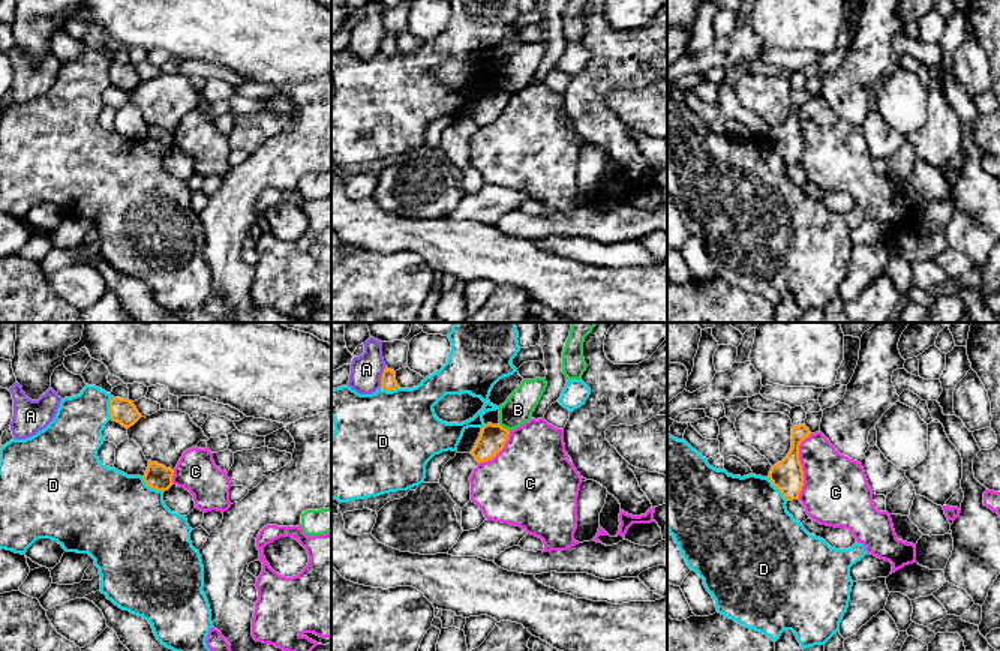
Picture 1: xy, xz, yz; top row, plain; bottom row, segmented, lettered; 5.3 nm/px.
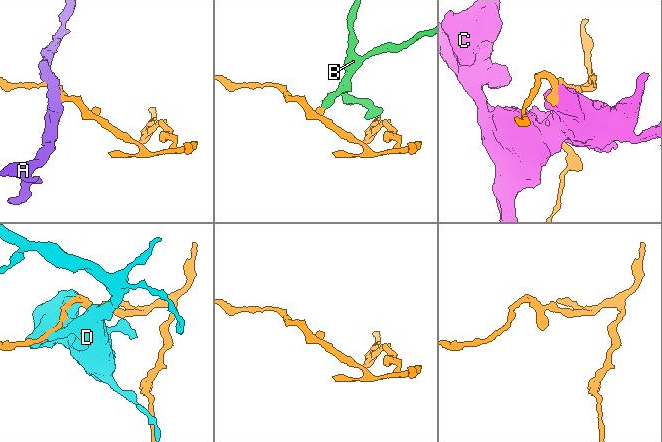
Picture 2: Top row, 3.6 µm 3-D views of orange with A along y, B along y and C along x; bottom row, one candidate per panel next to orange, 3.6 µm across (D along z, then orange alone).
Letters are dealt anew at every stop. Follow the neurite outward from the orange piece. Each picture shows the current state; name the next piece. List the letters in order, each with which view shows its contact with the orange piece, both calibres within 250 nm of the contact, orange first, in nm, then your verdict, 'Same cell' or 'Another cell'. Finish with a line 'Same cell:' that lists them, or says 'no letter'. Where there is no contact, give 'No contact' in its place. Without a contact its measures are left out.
A: Touches orange in xz. Thickness 90 nm (orange) against 170 nm. Another cell
B: Touches orange in xz. Thickness 150 nm (orange) against 160 nm. Another cell
C: Touches orange in yz. Thickness 170 nm (orange) against 360 nm. Another cell
D: Touches orange in xy. Thickness 140 nm (orange) against 480 nm. Another cell
Same cell: no letter

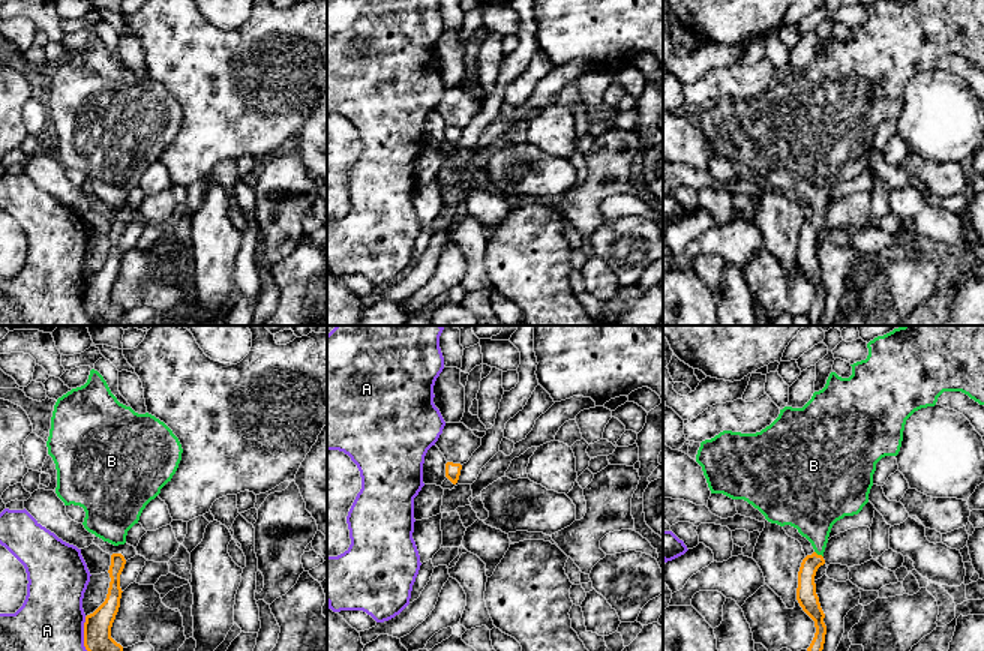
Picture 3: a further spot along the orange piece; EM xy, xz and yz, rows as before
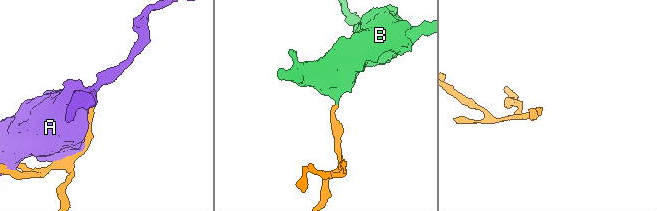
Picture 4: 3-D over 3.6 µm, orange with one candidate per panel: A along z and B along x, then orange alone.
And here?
A: Touches orange in xy. Thickness 160 nm (orange) against 460 nm. Another cell
B: Touches orange in yz. Thickness 110 nm (orange) against 260 nm. Same cell
Same cell: B

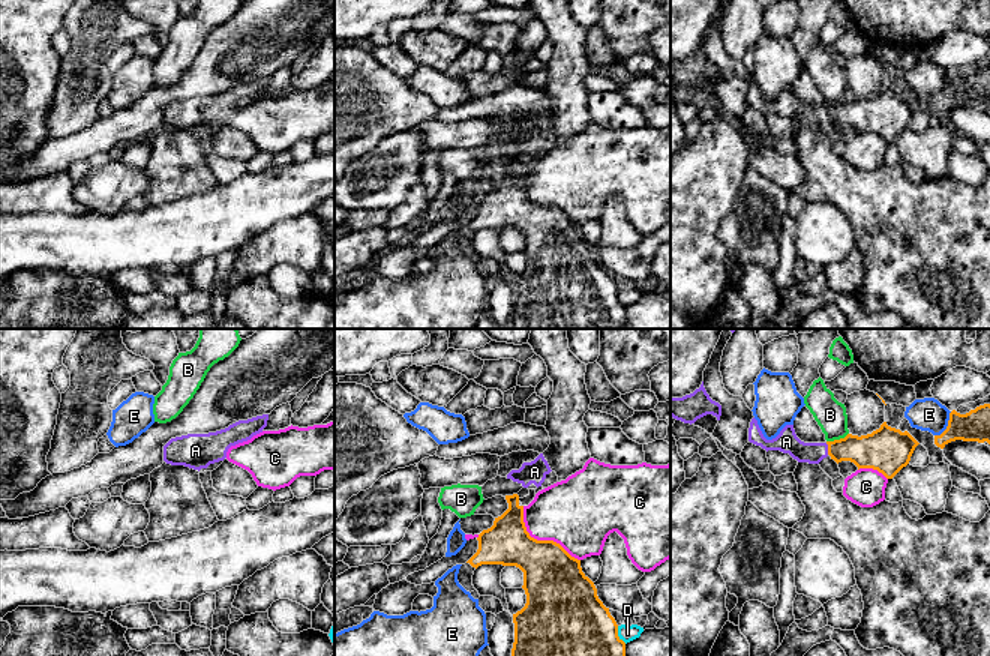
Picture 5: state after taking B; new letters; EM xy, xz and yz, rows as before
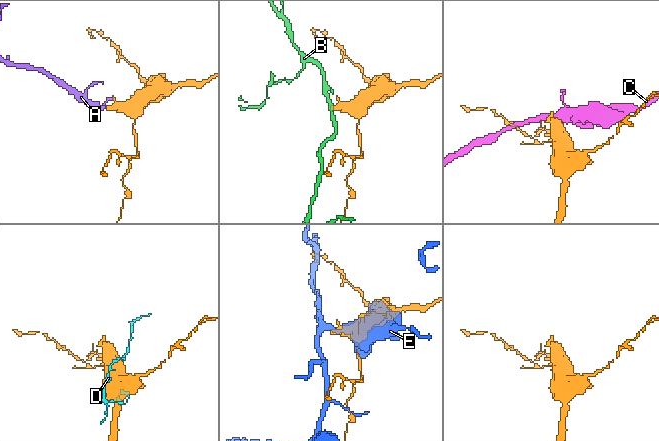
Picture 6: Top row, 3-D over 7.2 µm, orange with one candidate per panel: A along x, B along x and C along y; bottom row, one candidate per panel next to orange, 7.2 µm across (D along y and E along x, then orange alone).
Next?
A: Touches orange in yz. Thickness 190 nm (orange) against 120 nm. Same cell
B: Touches orange in yz. Thickness 220 nm (orange) against 160 nm. Another cell
C: Touches orange in xz. Thickness 320 nm (orange) against 380 nm. Another cell
D: Touches orange in xz. Thickness 500 nm (orange) against 90 nm. Another cell
E: Touches orange in yz. Thickness 160 nm (orange) against 180 nm. Another cell
Same cell: A

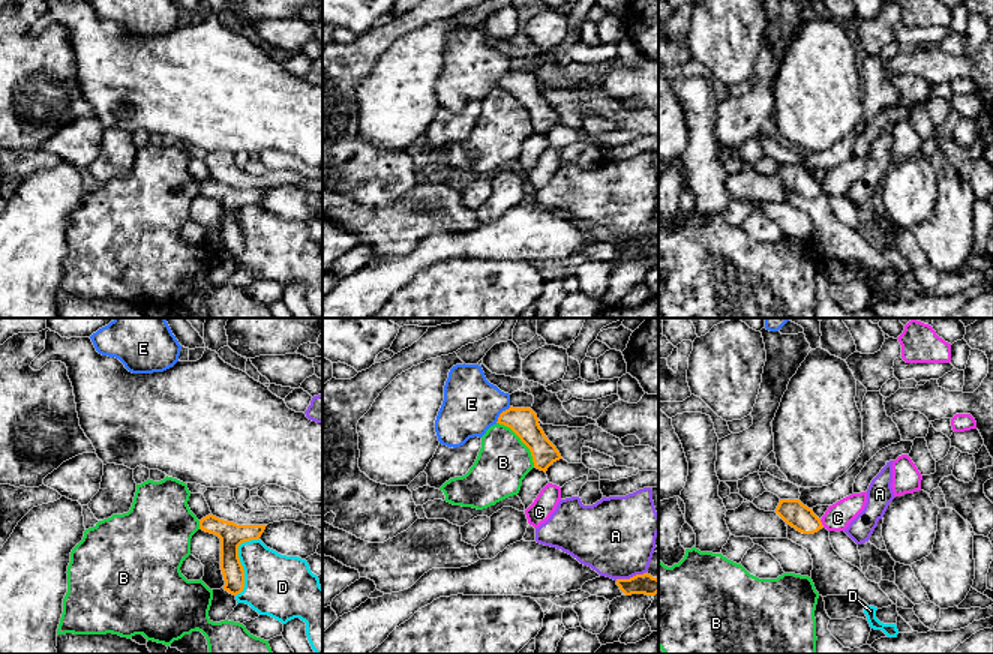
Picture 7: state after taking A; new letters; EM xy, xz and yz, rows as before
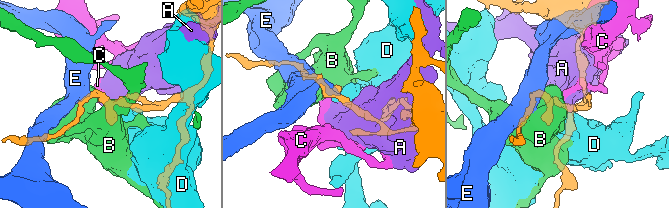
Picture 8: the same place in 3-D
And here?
A: Touches orange in xz. Thickness 110 nm (orange) against 420 nm. Another cell
B: Touches orange in xz. Thickness 150 nm (orange) against 280 nm. Another cell
C: Touches orange in yz. Thickness 140 nm (orange) against 140 nm. Another cell
D: Touches orange in xy. Thickness 130 nm (orange) against 340 nm. Another cell
E: Touches orange in xz. Thickness 150 nm (orange) against 300 nm. Another cell
Same cell: no letter

